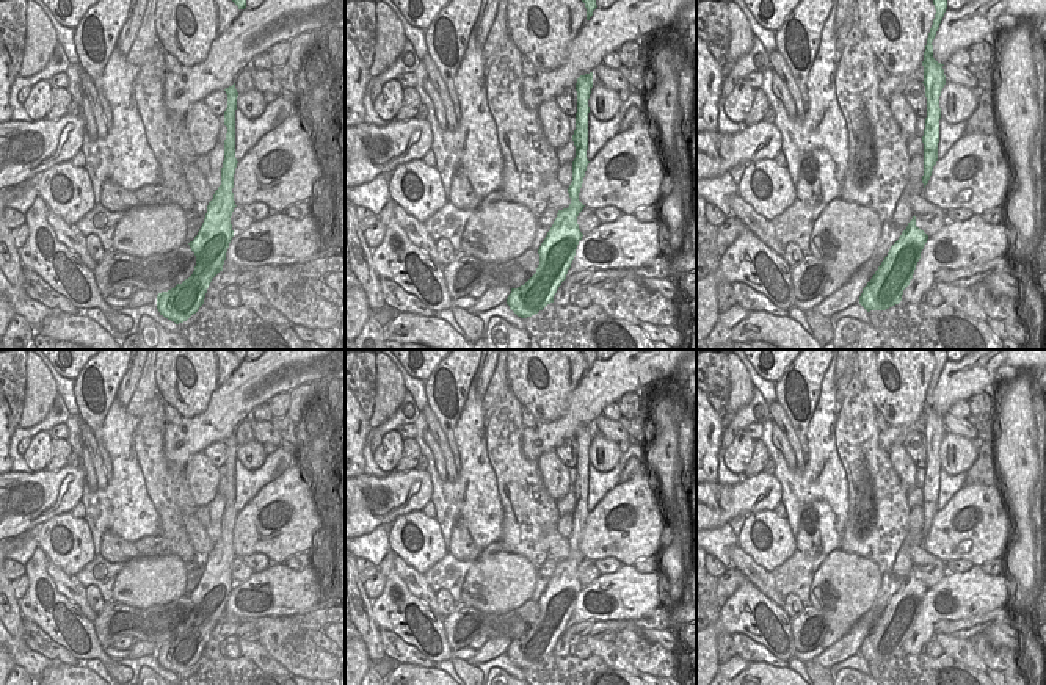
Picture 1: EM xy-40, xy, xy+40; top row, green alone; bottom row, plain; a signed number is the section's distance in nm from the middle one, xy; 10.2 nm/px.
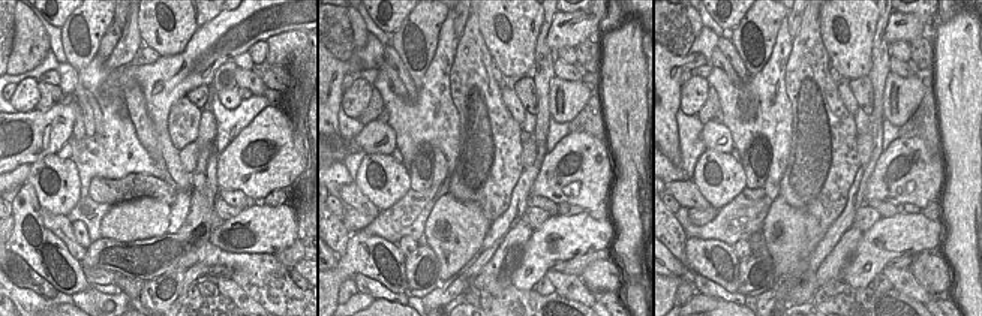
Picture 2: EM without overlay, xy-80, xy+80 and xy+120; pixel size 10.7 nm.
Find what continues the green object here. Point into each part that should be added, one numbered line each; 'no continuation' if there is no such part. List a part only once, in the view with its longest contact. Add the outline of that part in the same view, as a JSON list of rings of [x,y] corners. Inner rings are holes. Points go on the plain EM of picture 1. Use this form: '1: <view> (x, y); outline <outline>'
no continuation

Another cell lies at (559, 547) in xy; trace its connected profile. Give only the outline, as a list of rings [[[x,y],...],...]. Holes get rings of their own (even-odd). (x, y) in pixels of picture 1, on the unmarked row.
[[[557,530],[549,531],[547,536],[549,542],[549,555],[557,561],[568,560],[571,555],[571,549],[568,539],[565,539]]]

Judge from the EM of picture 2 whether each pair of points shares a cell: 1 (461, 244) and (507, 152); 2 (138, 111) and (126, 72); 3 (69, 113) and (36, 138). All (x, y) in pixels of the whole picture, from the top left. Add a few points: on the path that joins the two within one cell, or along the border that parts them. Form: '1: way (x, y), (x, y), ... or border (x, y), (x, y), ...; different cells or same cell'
1: border (449, 190), (461, 201), (474, 201), (490, 223); different cells
2: way (135, 102), (126, 81); same cell
3: way (62, 119), (44, 134); same cell

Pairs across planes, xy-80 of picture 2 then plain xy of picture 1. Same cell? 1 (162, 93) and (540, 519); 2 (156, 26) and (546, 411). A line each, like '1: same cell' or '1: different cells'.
1: different cells
2: same cell

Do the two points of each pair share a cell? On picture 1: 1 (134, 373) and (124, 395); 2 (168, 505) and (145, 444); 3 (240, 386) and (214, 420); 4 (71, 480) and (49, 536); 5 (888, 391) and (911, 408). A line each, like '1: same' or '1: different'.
1: same
2: same
3: same
4: different
5: same

